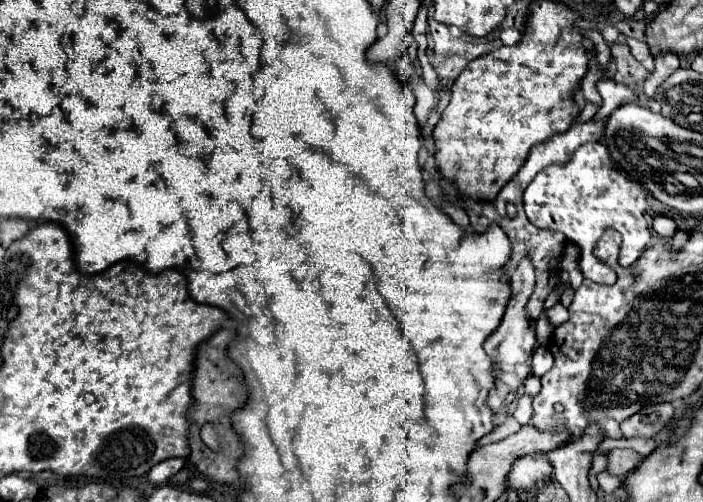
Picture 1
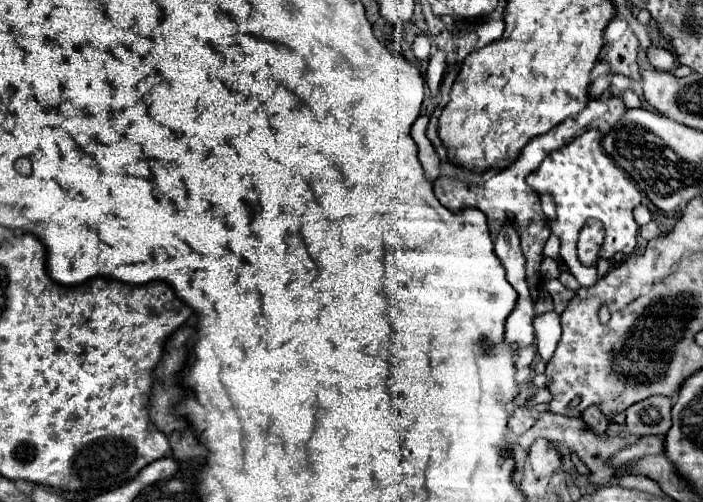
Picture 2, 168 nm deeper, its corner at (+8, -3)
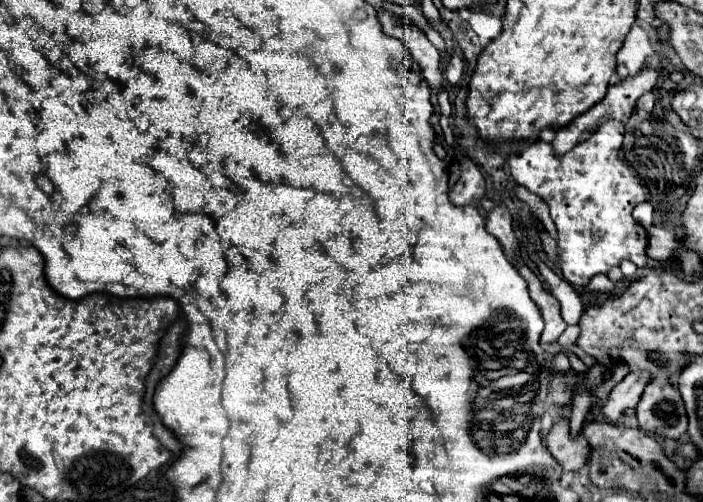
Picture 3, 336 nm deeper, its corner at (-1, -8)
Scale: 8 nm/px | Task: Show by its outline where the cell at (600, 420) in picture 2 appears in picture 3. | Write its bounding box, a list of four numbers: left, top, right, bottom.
[599,371,653,421]

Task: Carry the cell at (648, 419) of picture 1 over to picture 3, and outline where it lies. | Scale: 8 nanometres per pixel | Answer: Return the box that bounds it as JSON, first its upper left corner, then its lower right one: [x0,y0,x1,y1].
[635,371,687,439]

